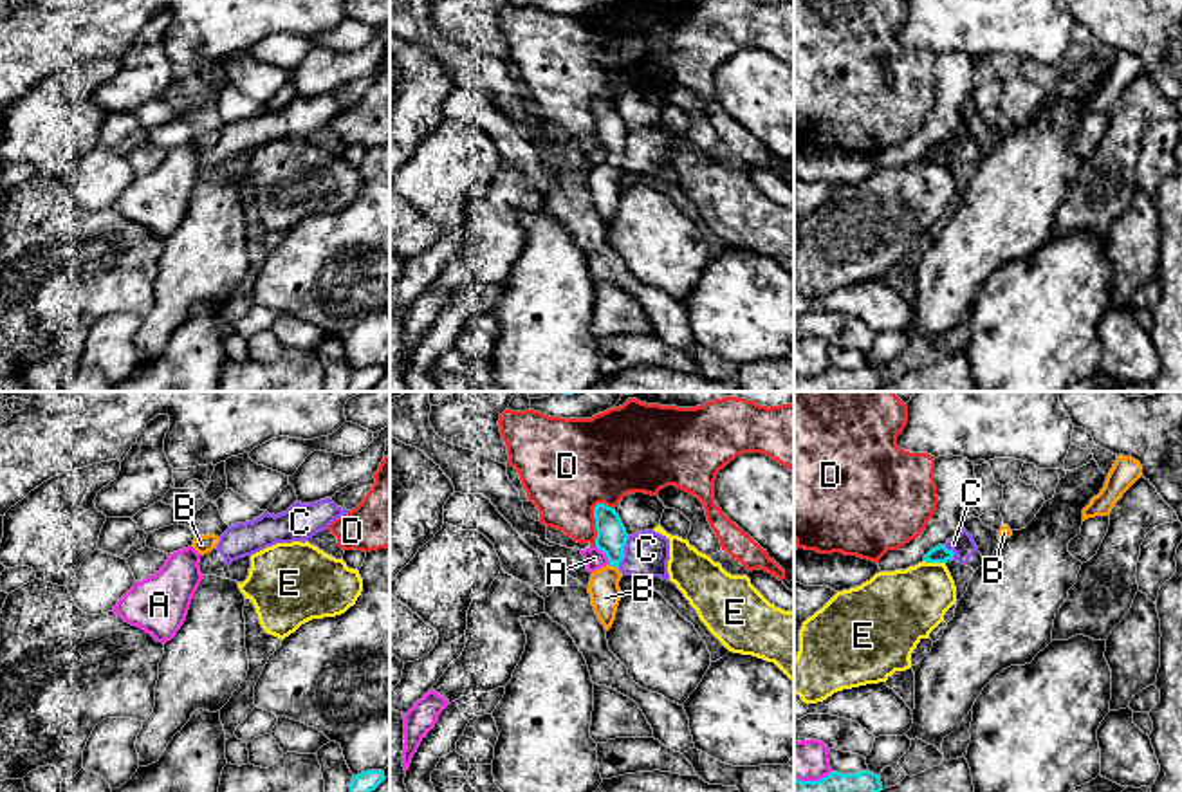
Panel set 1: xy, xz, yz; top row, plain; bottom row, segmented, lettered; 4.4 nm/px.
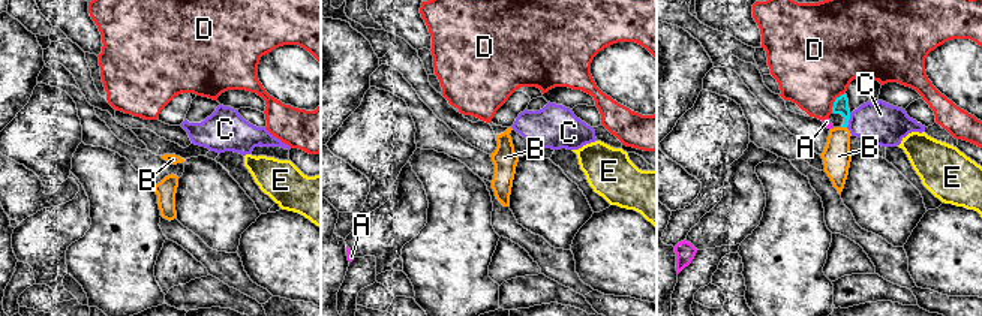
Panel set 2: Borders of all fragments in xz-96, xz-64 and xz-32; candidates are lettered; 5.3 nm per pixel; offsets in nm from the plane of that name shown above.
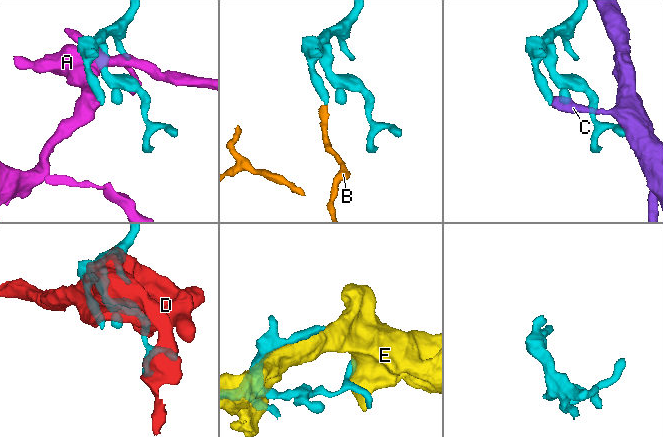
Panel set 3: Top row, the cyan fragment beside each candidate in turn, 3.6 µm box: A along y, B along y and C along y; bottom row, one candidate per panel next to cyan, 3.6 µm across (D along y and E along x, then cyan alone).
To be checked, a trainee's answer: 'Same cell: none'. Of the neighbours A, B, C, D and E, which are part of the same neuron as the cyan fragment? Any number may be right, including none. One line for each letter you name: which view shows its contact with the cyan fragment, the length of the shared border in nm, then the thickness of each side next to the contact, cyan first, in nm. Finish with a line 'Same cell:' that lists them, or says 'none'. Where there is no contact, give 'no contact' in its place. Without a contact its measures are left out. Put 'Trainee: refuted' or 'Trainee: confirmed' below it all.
B: xz | 40 nm | 130/140 nm
Same cell: B
Trainee: refuted

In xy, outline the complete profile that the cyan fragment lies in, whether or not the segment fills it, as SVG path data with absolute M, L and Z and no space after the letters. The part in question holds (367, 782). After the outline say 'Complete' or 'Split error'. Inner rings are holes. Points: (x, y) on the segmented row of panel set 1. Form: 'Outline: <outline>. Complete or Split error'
Outline: M366 770L352 778L350 792L374 792L384 781L383 770Z. Complete

